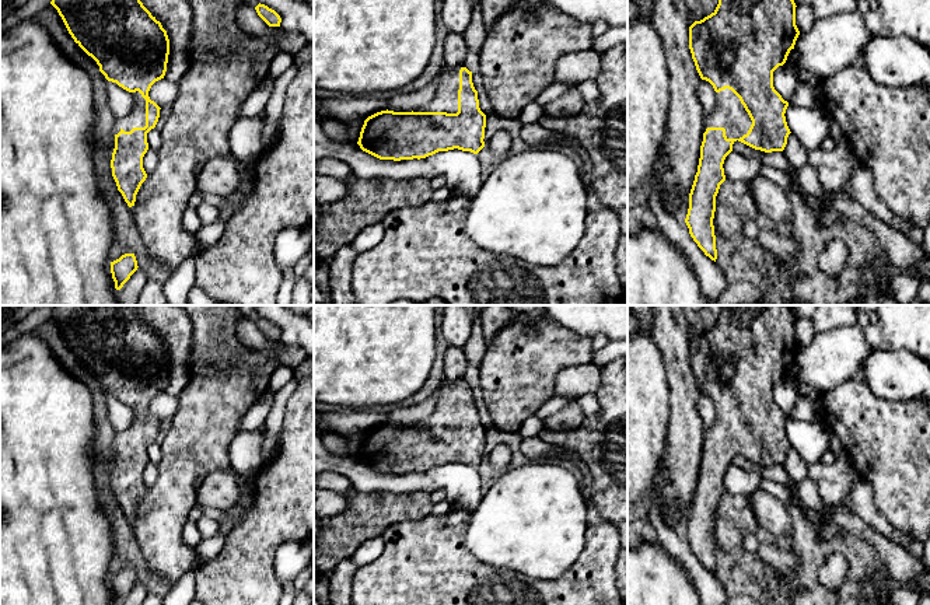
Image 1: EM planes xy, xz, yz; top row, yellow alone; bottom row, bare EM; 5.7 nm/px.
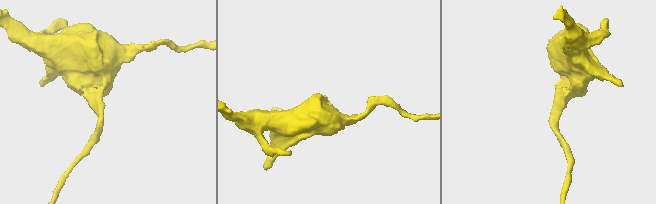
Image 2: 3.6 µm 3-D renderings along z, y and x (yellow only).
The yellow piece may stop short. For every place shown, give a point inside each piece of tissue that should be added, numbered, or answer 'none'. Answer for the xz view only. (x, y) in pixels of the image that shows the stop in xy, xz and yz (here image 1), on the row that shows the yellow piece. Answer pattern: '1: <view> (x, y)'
1: xz (446, 98)

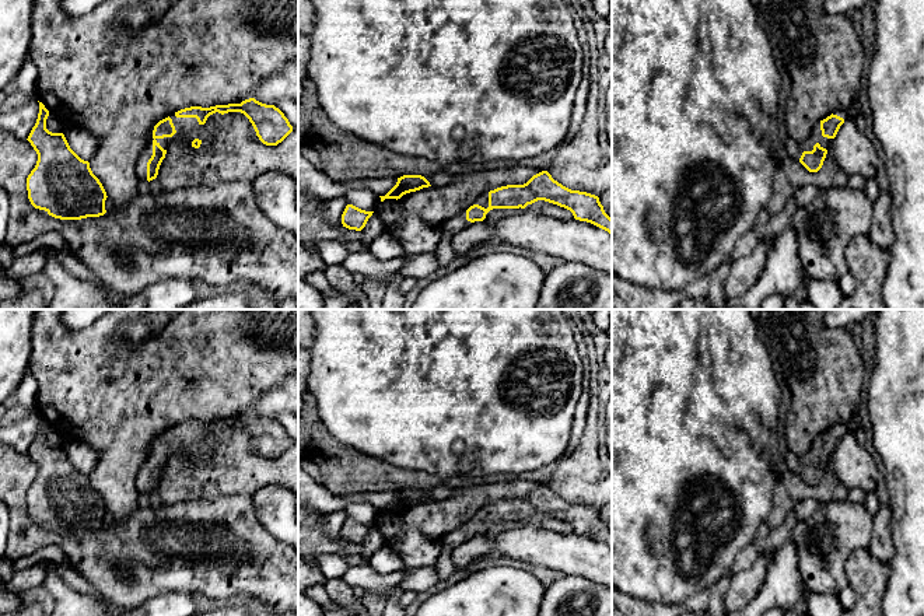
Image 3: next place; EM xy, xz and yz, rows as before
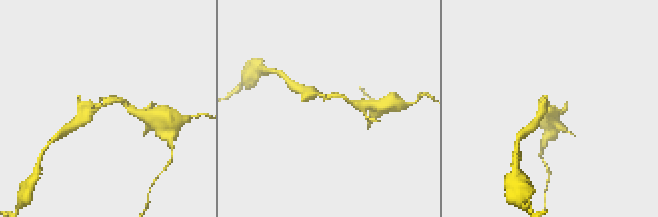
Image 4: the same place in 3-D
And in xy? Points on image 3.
1: xy (140, 168)

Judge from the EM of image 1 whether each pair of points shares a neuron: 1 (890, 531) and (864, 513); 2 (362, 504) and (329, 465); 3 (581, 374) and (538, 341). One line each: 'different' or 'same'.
1: same
2: different
3: different

